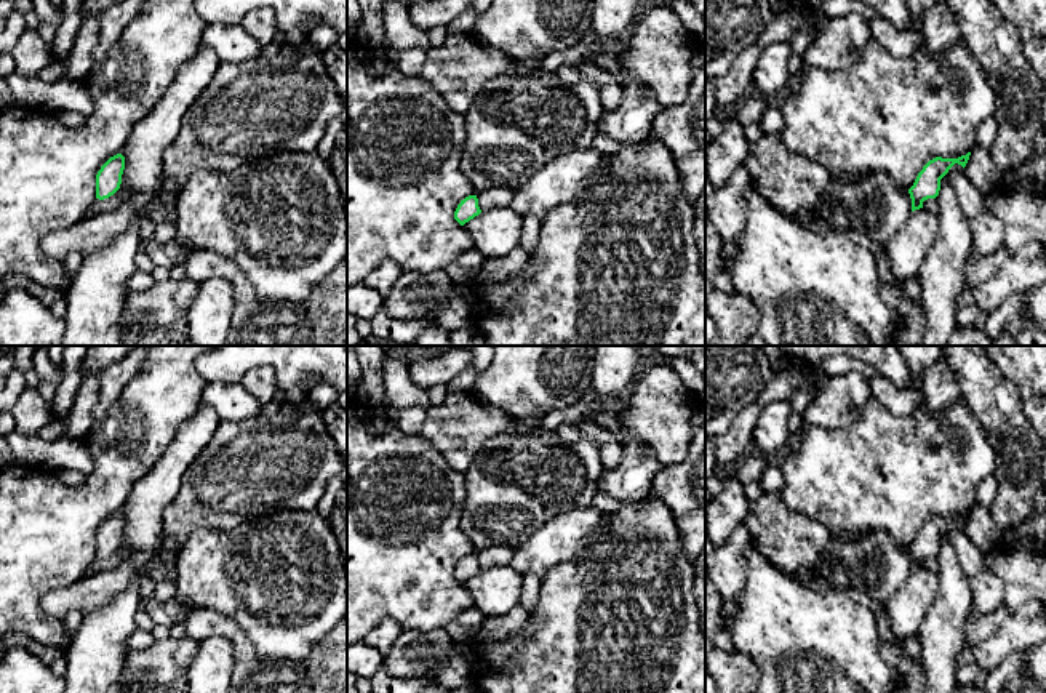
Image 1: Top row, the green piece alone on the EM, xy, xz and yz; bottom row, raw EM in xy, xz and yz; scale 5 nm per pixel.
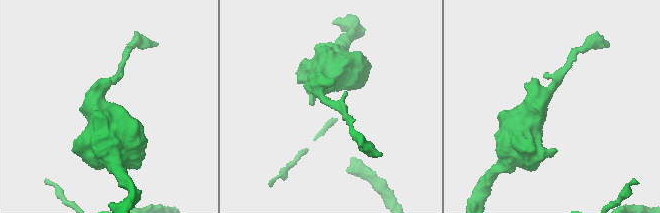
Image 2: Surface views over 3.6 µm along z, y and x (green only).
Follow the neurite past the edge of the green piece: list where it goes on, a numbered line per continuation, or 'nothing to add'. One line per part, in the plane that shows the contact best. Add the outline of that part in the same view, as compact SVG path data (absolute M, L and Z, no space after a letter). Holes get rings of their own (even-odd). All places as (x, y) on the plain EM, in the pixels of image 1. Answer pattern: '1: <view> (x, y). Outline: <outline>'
nothing to add

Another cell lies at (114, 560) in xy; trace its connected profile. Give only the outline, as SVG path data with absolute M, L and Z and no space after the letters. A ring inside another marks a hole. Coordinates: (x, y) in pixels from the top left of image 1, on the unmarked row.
M120 546L109 557L104 557L104 559L96 557L93 560L93 563L86 568L83 578L93 578L93 576L96 576L99 573L118 568L123 563L125 557L126 557L126 547L125 546Z

